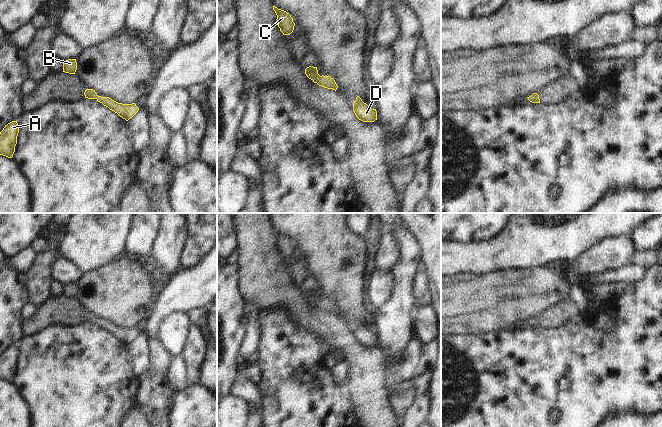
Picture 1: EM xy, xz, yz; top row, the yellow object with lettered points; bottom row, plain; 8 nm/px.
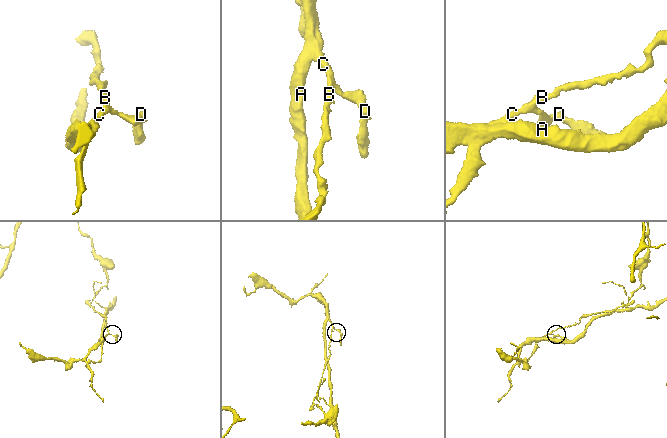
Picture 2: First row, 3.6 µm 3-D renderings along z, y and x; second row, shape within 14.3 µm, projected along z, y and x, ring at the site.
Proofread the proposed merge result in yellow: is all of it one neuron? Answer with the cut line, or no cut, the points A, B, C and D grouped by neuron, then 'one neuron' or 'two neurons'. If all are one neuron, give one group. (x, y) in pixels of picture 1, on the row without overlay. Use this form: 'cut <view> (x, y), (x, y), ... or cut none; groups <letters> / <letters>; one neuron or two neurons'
cut none; groups A B C D; one neuron

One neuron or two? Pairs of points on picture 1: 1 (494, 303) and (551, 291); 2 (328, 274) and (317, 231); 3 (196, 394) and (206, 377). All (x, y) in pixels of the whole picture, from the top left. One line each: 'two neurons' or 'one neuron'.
1: one neuron
2: one neuron
3: two neurons

